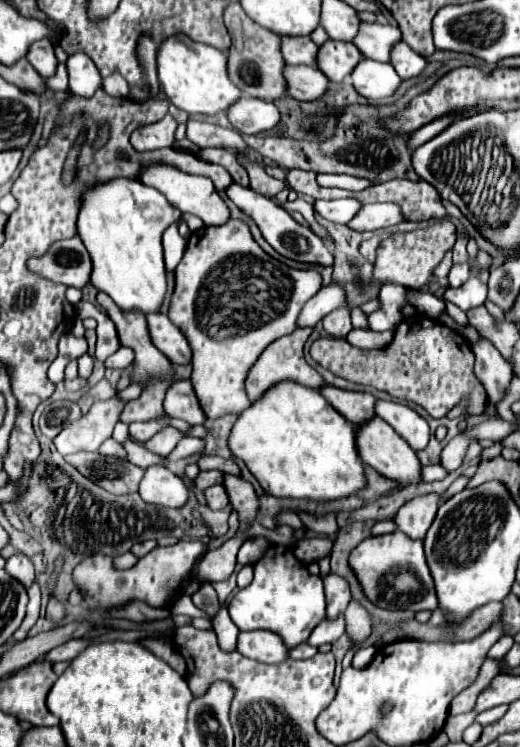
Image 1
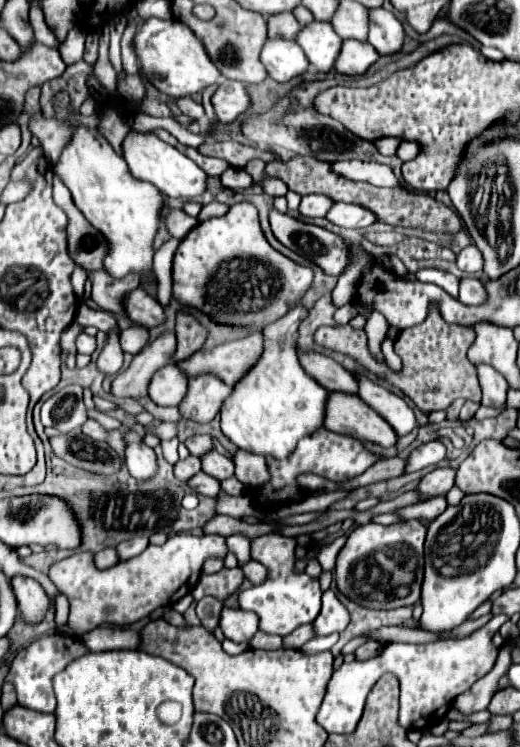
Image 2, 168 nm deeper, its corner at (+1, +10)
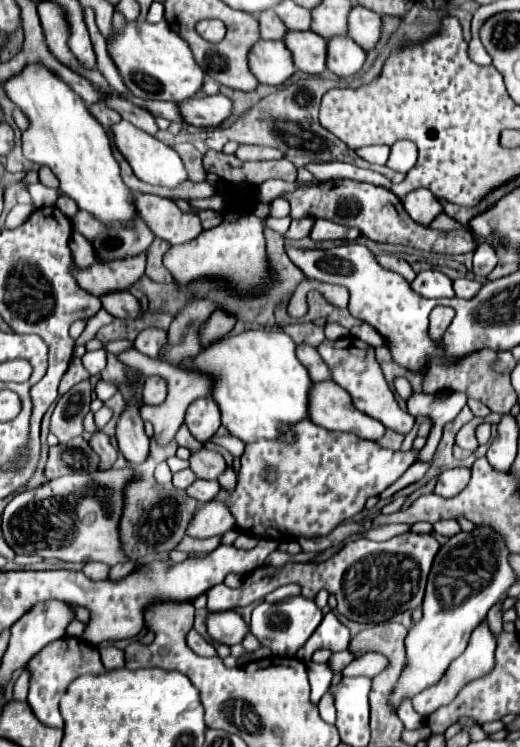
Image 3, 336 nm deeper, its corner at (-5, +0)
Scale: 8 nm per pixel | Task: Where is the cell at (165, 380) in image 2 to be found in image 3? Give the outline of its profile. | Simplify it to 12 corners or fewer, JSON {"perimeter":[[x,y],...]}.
{"perimeter":[[161,376],[147,378],[145,404],[159,406],[167,398],[167,382]]}

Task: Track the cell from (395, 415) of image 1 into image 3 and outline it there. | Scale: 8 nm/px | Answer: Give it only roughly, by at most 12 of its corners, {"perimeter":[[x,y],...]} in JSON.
{"perimeter":[[355,336],[325,340],[317,352],[357,410],[409,434],[375,360]]}

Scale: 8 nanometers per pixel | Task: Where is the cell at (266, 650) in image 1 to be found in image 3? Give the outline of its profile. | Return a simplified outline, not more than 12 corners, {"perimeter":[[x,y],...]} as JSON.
{"perimeter":[[237,612],[207,614],[207,630],[219,644],[243,642],[249,626]]}

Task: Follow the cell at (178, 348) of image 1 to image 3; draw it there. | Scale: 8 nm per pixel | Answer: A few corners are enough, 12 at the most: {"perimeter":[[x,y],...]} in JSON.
{"perimeter":[[131,292],[107,294],[101,304],[115,318],[141,318]]}

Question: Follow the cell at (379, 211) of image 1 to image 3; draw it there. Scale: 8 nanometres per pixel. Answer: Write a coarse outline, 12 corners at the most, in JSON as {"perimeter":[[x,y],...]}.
{"perimeter":[[315,220],[313,240],[357,240],[361,232]]}

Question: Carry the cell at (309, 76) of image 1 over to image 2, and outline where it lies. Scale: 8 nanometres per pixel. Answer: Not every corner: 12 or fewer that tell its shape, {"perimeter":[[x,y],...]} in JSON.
{"perimeter":[[267,38],[261,62],[277,82],[309,70],[293,40]]}

